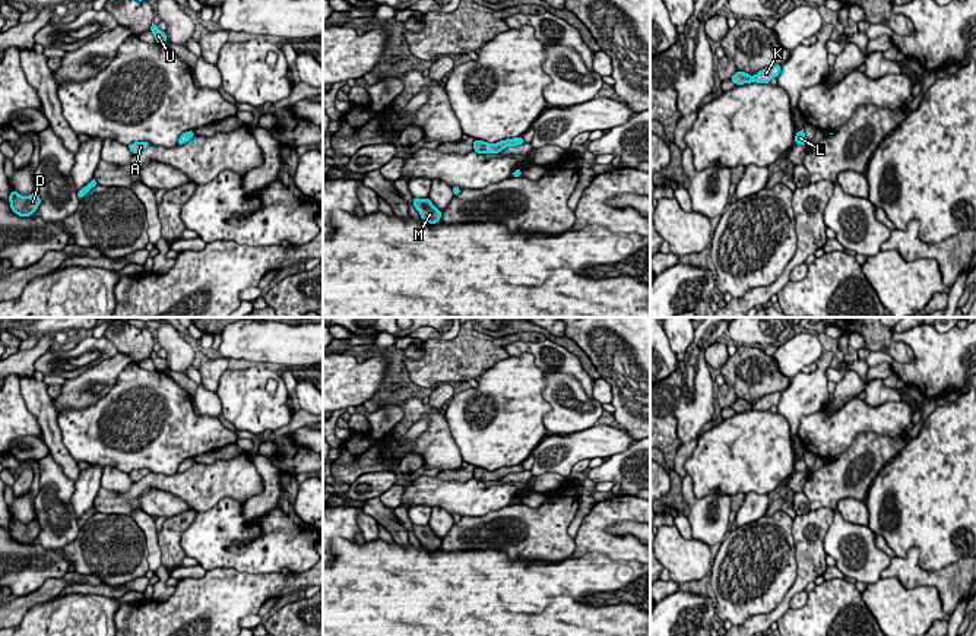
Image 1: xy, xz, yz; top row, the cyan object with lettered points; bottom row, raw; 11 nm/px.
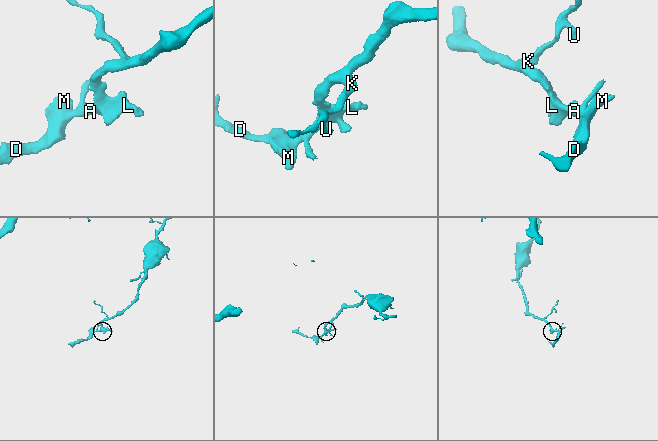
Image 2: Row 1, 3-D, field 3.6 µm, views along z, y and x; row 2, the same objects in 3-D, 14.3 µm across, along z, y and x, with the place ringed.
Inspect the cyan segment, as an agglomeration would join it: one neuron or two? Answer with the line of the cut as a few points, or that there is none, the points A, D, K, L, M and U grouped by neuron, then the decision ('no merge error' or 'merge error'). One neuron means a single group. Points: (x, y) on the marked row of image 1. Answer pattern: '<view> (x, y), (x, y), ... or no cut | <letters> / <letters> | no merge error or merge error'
no cut | A D K L M U | no merge error

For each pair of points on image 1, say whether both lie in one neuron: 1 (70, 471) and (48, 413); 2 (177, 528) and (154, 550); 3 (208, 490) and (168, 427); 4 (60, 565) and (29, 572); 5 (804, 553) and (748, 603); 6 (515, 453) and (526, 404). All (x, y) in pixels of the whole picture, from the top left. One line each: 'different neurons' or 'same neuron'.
1: same neuron
2: different neurons
3: different neurons
4: same neuron
5: different neurons
6: same neuron

